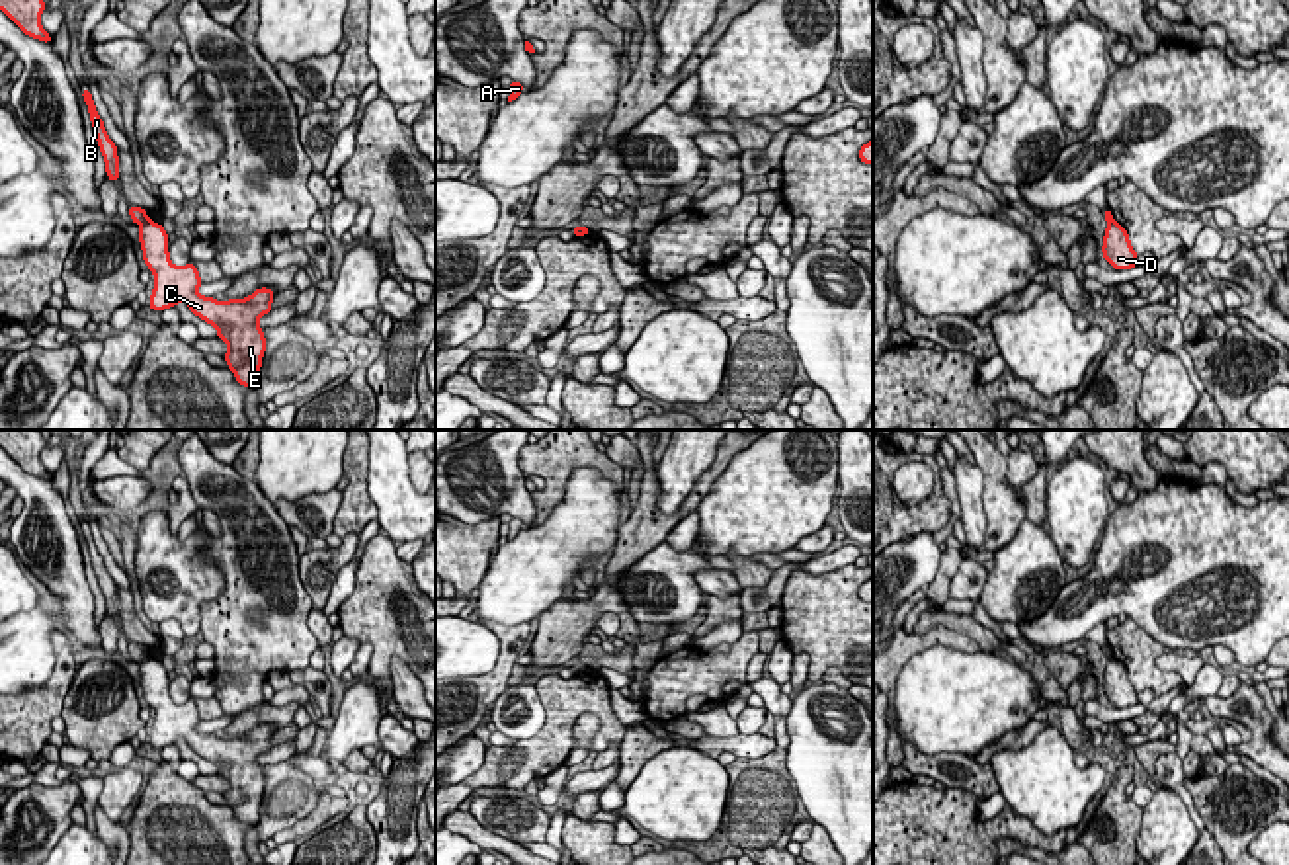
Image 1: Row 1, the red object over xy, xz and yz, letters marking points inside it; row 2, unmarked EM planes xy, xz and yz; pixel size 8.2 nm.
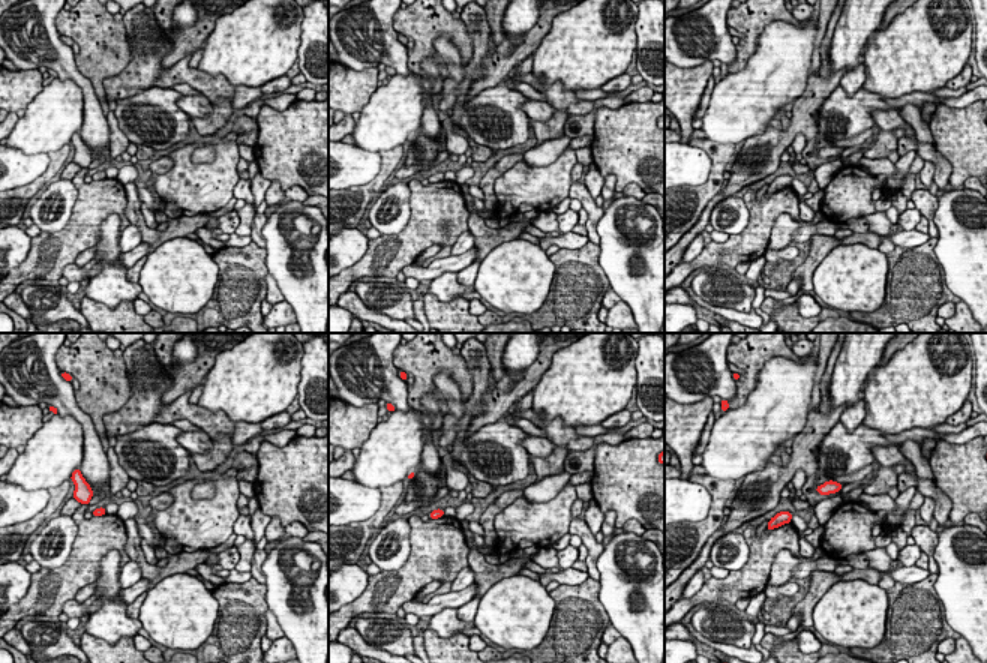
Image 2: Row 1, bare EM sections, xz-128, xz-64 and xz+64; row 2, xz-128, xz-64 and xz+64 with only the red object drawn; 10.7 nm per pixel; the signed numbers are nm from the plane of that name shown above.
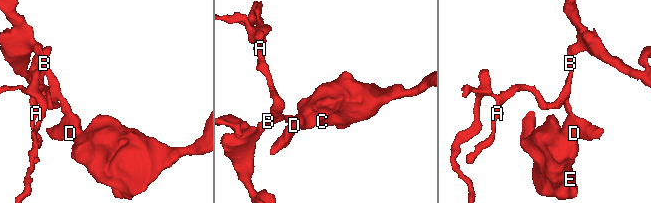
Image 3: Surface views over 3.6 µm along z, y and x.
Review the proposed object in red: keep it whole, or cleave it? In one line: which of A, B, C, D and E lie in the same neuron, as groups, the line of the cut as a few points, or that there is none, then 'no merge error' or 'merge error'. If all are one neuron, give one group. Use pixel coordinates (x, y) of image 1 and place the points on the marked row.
A B / C D E | xy (149, 219), (141, 225) | merge error

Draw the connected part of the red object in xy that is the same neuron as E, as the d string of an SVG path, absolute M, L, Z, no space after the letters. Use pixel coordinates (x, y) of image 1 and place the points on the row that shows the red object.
M160 223L141 225L139 242L143 260L154 273L154 289L148 309L162 312L184 301L189 310L217 328L217 338L229 346L223 355L236 381L256 389L260 385L260 367L266 351L264 330L258 318L273 307L275 293L268 287L256 289L246 299L229 299L219 303L215 297L199 295L199 271L193 262L178 268L170 262L168 234Z

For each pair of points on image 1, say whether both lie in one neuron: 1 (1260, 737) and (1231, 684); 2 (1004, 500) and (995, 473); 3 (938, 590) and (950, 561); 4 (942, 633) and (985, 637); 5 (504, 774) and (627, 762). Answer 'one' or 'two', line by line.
1: two
2: one
3: one
4: two
5: two

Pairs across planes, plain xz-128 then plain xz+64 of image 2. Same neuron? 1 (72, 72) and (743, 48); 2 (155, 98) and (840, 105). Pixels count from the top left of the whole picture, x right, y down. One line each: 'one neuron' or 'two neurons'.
1: two neurons
2: one neuron

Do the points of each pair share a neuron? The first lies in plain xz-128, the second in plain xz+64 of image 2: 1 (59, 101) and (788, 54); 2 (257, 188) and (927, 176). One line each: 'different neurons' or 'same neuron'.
1: same neuron
2: same neuron

